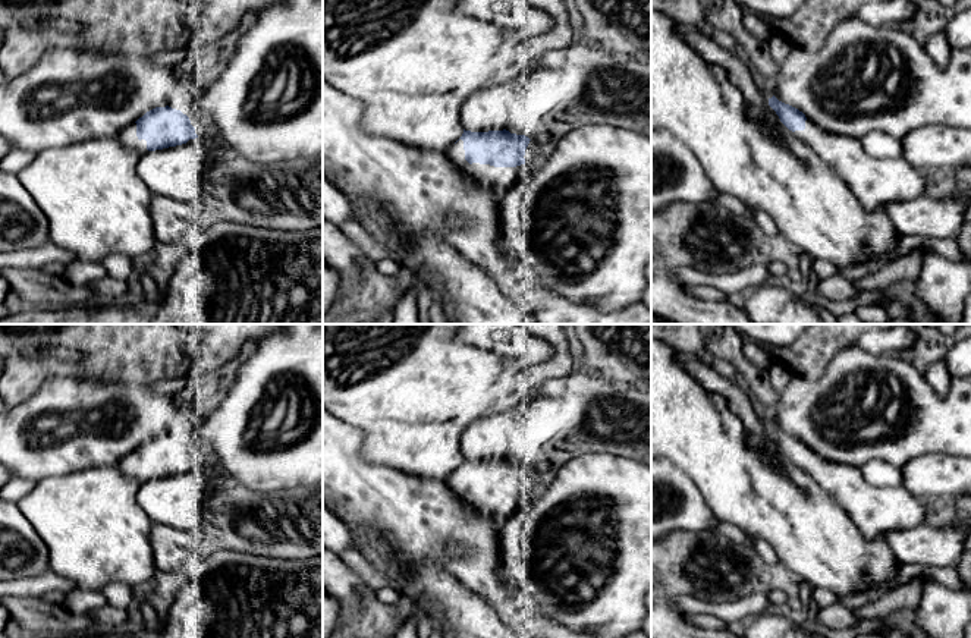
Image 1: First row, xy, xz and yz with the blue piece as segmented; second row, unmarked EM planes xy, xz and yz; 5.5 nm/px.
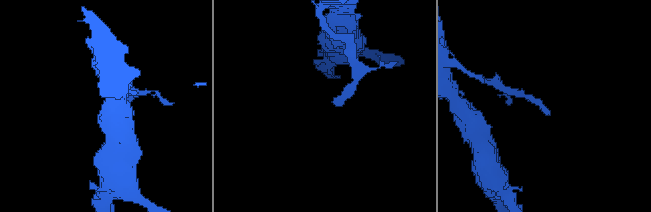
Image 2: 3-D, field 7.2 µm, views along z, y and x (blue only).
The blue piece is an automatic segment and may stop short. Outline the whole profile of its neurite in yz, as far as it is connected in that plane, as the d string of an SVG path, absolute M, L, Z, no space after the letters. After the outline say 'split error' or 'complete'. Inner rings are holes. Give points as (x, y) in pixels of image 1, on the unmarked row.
M774 424L769 427L769 434L795 465L835 497L867 540L924 524L924 505L906 488L873 487L864 480L860 468L823 459L802 440Z; split error

